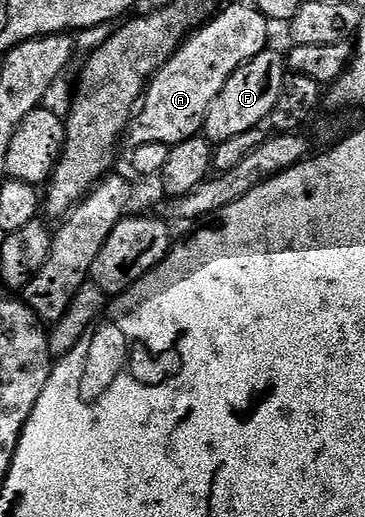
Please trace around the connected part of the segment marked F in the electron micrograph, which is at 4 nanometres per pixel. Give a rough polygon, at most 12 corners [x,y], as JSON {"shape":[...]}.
{"shape":[[268,47],[213,99],[212,146],[270,118],[289,72]]}

